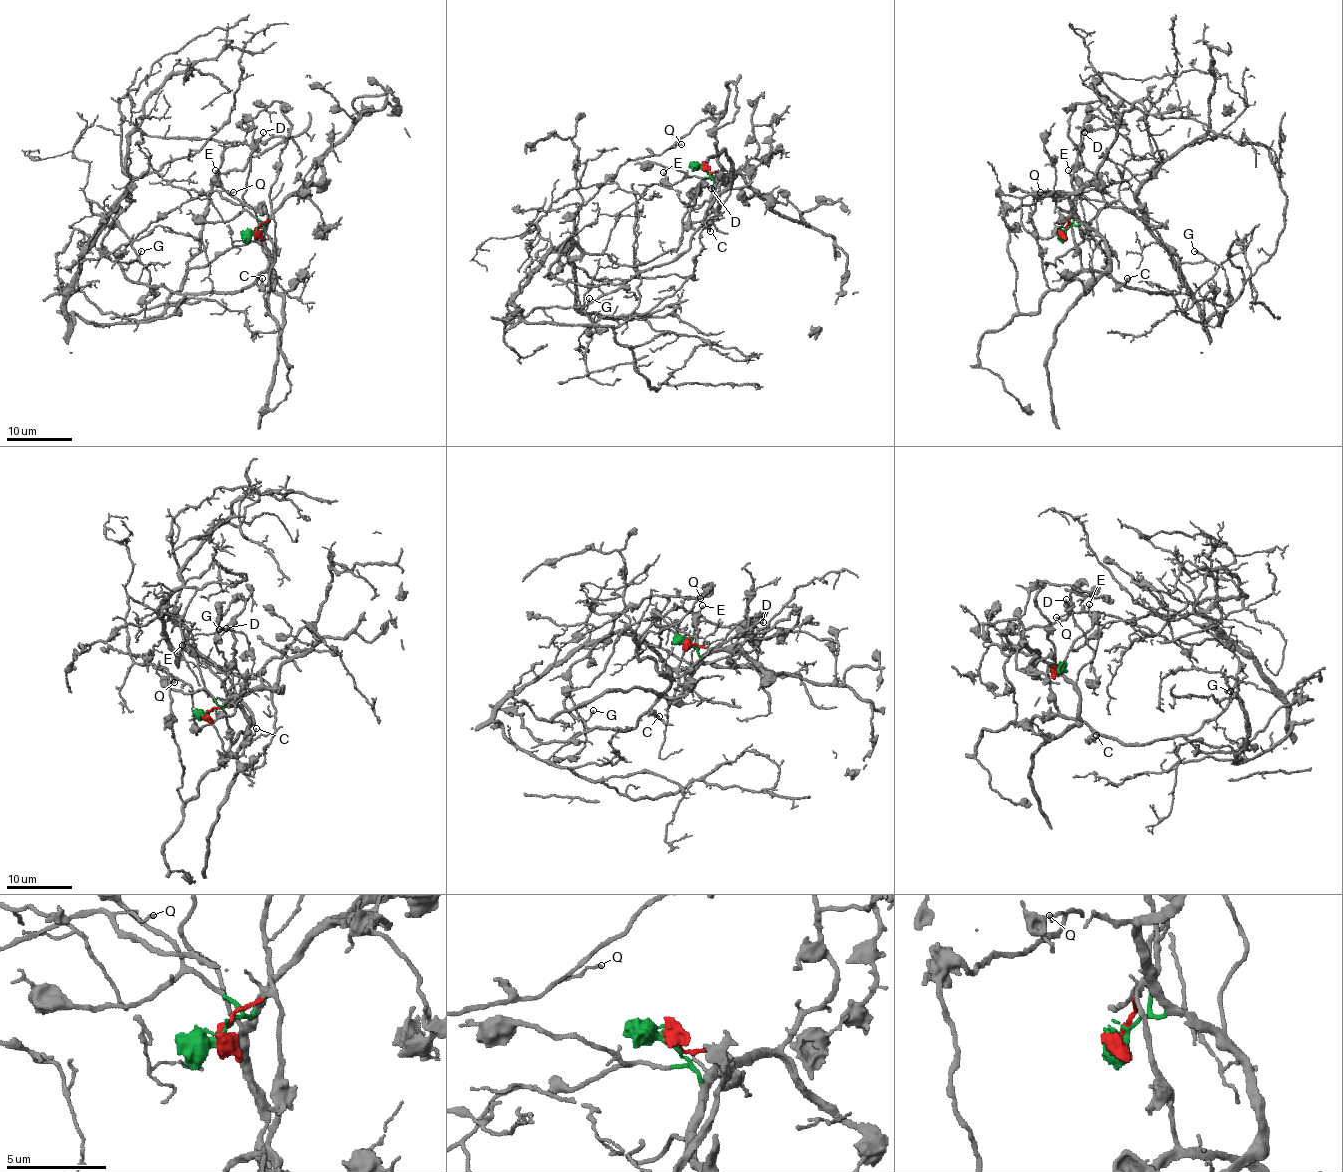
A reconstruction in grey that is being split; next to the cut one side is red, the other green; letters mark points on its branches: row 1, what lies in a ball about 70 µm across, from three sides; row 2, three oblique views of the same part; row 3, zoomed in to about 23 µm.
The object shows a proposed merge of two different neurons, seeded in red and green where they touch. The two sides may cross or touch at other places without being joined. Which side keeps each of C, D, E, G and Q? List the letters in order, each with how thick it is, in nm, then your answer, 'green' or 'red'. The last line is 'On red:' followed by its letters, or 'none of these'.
C: 180 nm | red
D: 130 nm | green
E: 160 nm | green
G: 150 nm | red
Q: 130 nm | red
On red: C, G, Q

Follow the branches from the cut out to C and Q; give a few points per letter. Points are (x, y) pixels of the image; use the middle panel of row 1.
C: (704, 167), (709, 172), (722, 174), (718, 198), (704, 220), (709, 231)
Q: (704, 167), (722, 174), (719, 185), (716, 123), (711, 119), (722, 113), (714, 108), (668, 149), (681, 144)

